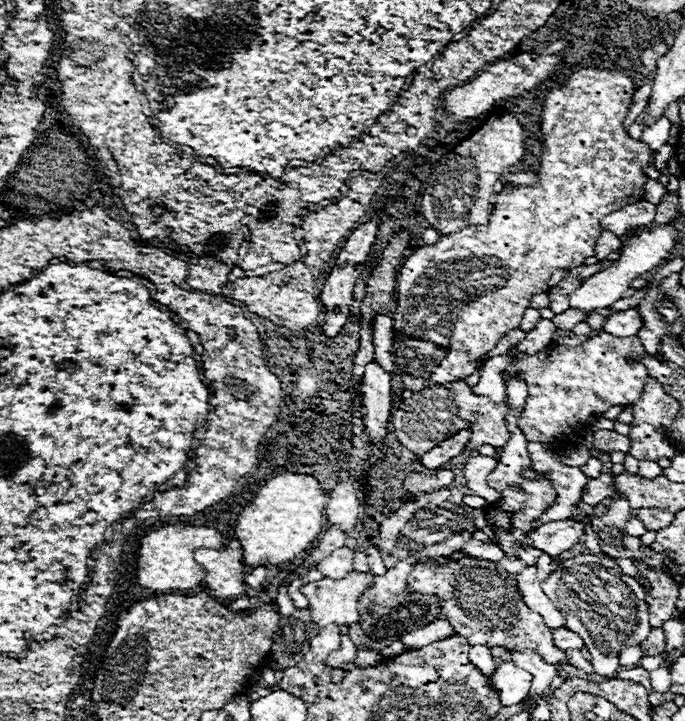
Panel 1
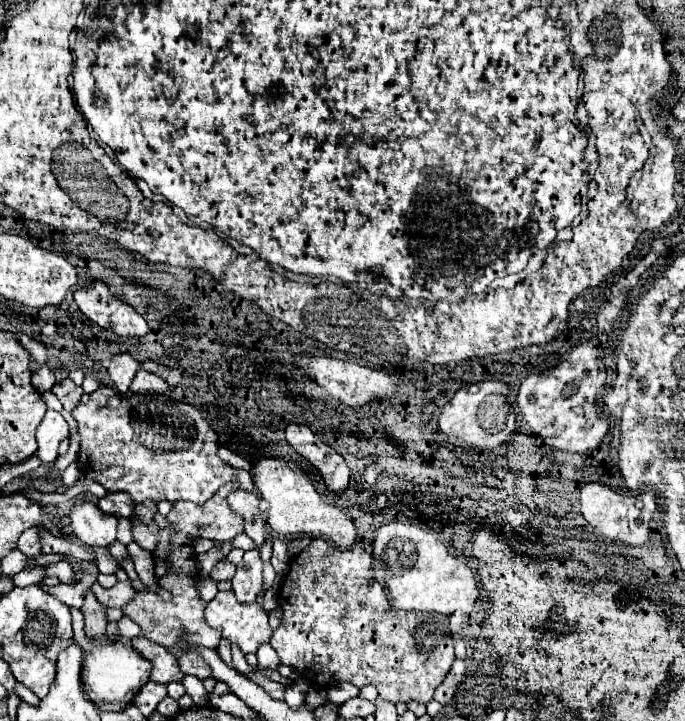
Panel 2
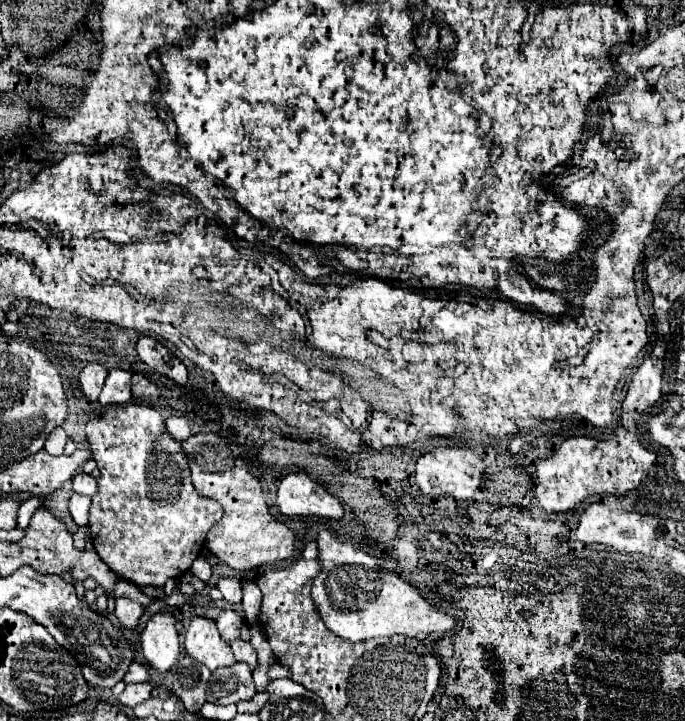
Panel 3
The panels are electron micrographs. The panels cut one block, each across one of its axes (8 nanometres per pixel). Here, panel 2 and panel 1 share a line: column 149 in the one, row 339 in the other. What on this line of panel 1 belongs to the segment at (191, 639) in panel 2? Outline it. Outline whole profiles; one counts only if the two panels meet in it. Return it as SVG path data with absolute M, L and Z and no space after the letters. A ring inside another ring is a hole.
M600 332L598 336L586 340L580 346L558 346L558 344L550 344L548 348L544 348L542 352L538 352L536 356L530 358L522 358L518 360L516 366L508 366L504 370L504 378L512 378L518 376L522 380L526 380L528 384L528 400L526 400L526 408L518 420L520 430L524 432L528 442L548 442L554 436L562 436L562 440L566 440L568 444L576 440L576 434L586 428L586 422L590 420L590 416L594 414L602 414L611 406L622 405L632 406L636 400L640 400L640 394L644 390L644 380L646 380L646 368L644 364L638 362L640 356L646 356L646 350L640 344L638 336L630 336L630 338L618 338L618 336L608 336L606 332ZM634 354L634 358L630 362L626 362L626 356Z

